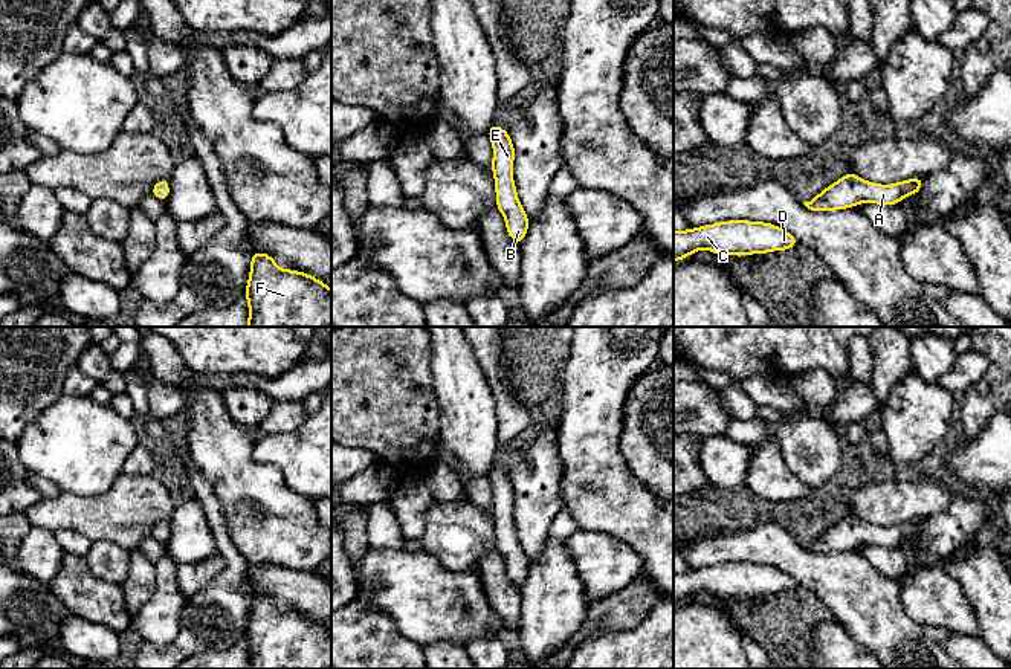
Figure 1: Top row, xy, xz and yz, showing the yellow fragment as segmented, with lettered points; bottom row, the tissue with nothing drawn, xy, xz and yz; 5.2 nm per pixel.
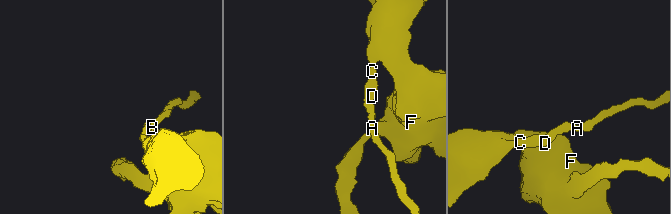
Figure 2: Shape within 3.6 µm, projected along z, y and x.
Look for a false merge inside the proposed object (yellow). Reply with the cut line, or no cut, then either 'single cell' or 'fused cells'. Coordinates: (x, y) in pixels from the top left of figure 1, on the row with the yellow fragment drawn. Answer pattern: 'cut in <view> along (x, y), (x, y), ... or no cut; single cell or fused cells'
no cut; single cell

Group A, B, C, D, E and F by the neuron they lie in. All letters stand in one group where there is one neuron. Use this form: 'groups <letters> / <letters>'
groups A B C D E F

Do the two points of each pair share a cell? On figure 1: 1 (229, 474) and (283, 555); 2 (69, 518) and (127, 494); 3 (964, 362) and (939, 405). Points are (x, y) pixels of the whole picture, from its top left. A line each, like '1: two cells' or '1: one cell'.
1: one cell
2: one cell
3: two cells

